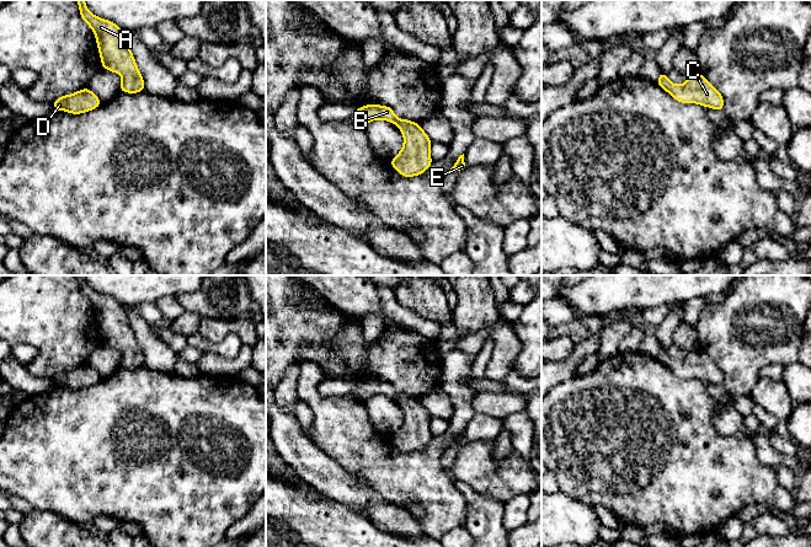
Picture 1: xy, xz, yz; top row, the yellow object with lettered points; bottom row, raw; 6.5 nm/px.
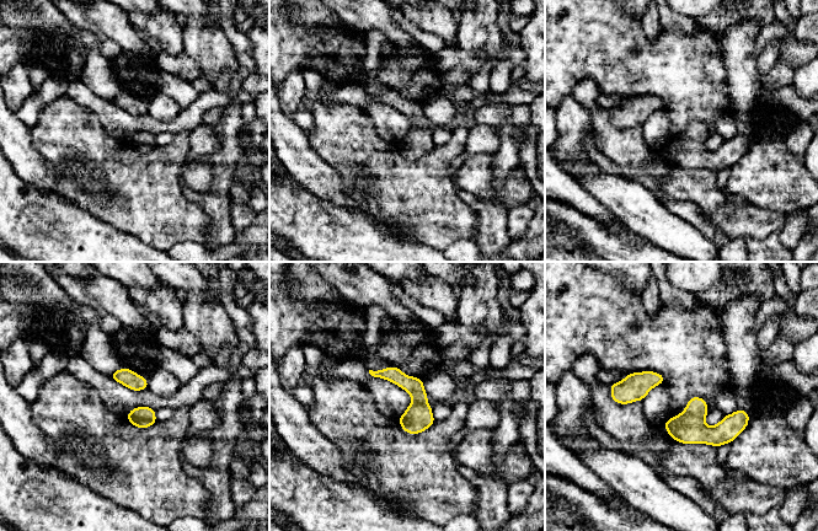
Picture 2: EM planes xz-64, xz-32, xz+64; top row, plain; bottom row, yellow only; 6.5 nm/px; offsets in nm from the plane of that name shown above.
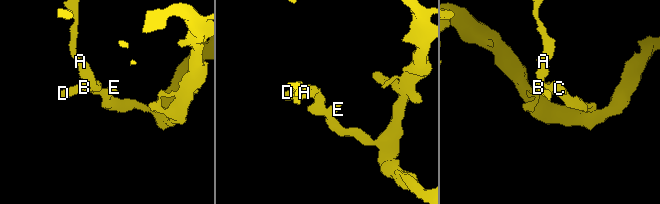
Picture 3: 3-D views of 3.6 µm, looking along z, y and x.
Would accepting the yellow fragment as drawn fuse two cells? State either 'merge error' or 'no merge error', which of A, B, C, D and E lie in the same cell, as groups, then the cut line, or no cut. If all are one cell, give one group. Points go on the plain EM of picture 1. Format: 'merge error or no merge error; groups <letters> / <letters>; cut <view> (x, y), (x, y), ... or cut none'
no merge error; groups A B C D E; cut none

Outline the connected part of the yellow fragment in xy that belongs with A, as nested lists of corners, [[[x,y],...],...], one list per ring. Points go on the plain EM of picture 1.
[[[76,275],[81,294],[96,311],[102,343],[122,350],[121,368],[138,369],[145,365],[144,354],[139,348],[124,307],[112,296],[91,289],[85,275]]]

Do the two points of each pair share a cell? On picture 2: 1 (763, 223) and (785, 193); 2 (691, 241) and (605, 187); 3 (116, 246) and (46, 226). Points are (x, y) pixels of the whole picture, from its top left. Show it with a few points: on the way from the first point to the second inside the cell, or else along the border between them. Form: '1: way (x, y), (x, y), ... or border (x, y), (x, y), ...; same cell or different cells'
1: border (746, 198), (757, 205), (789, 213); different cells
2: way (671, 232), (653, 223), (626, 199); same cell
3: way (99, 246), (65, 246), (63, 243); same cell

